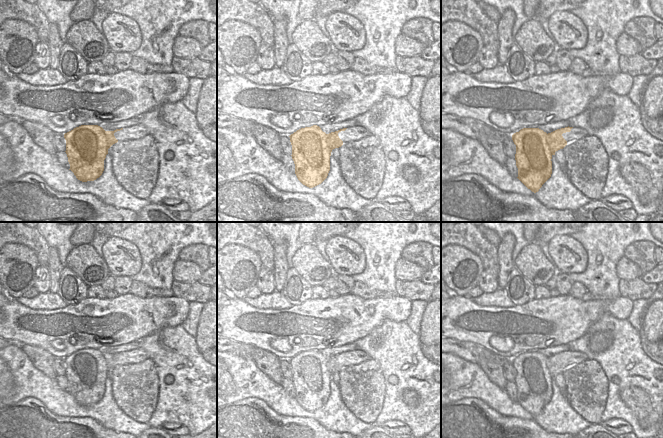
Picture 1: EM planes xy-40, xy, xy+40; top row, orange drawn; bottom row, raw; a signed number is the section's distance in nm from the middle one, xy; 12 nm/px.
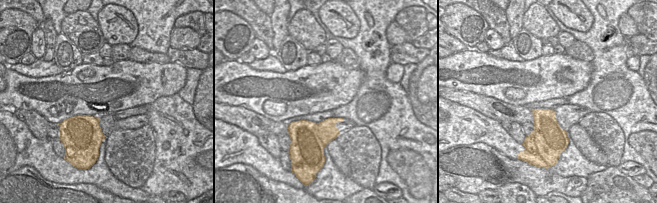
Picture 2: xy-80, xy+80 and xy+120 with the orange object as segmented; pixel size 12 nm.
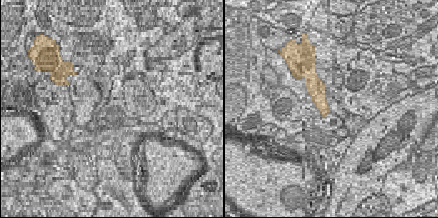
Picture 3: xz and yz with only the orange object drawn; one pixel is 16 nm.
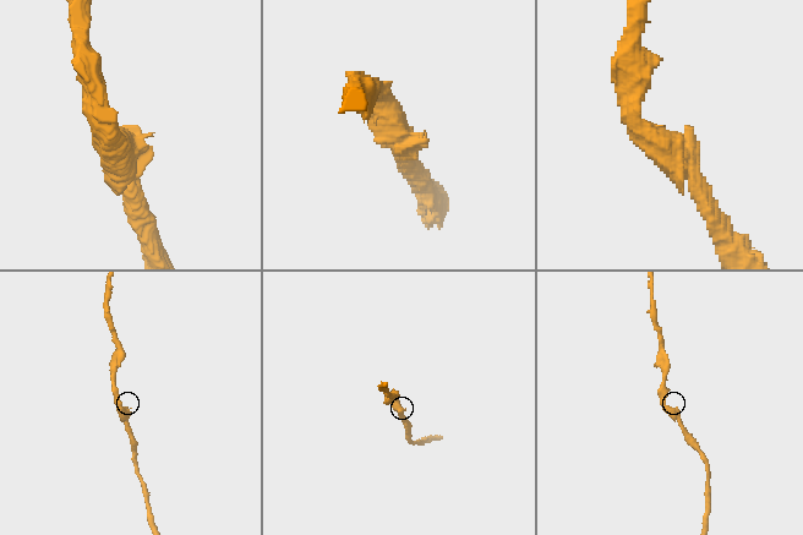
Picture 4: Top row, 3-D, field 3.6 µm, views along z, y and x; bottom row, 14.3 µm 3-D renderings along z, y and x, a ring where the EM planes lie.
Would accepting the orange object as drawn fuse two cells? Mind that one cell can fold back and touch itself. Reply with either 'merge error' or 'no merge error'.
no merge error

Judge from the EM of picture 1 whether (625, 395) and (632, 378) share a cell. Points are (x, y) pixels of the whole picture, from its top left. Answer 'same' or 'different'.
different

